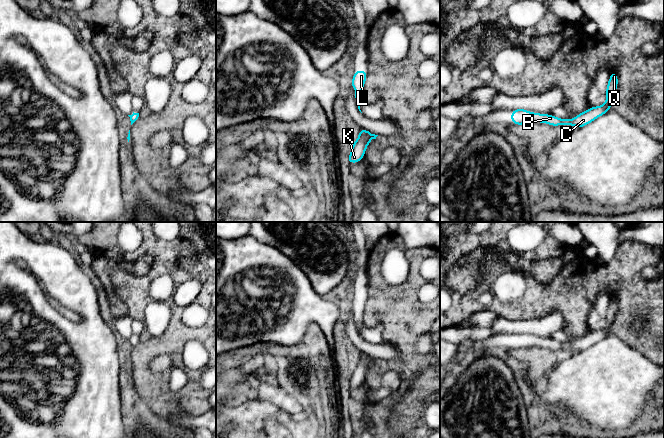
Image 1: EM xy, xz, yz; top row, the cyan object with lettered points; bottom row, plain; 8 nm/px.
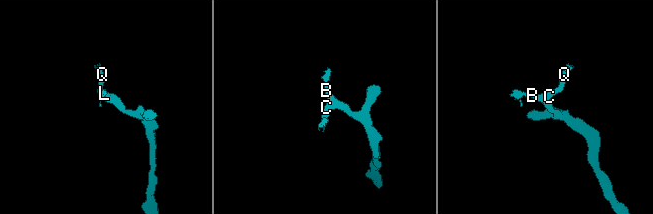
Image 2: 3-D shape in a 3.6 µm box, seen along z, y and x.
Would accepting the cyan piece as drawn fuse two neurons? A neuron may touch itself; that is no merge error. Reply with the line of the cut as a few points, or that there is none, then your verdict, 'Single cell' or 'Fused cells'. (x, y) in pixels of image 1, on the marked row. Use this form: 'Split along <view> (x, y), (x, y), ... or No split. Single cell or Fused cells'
No split. Single cell

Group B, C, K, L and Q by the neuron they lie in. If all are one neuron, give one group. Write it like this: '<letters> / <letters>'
B C K L Q

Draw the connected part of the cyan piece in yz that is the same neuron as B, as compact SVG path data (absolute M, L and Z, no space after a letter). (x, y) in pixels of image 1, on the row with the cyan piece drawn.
M613 71L610 73L610 78L606 87L606 101L601 106L590 107L588 110L579 113L573 119L562 119L551 114L541 114L536 112L529 112L526 109L514 109L511 110L512 115L510 116L510 121L514 125L524 125L530 123L532 120L534 122L550 124L553 127L559 125L570 125L574 127L582 128L600 116L604 115L610 109L612 109L612 101L618 87L618 74Z

